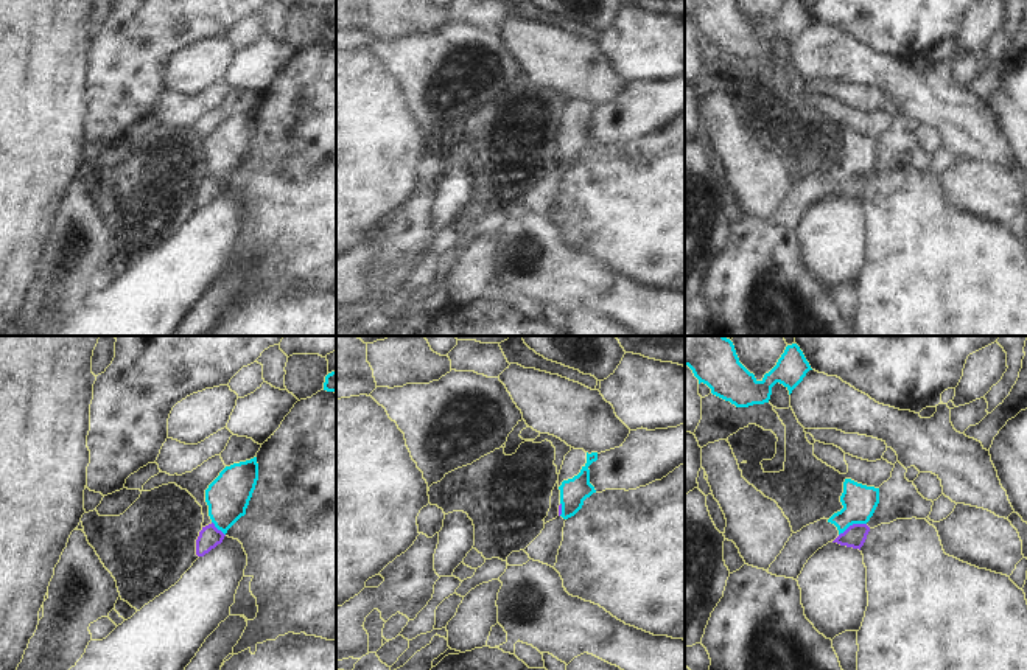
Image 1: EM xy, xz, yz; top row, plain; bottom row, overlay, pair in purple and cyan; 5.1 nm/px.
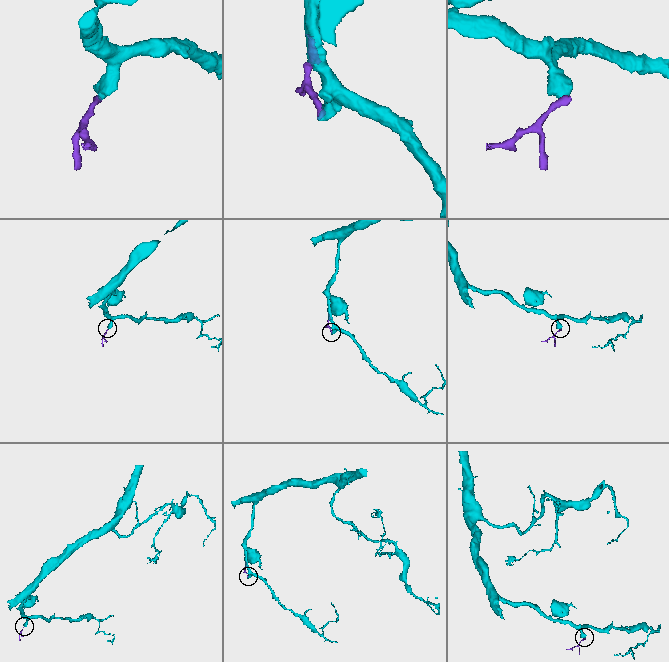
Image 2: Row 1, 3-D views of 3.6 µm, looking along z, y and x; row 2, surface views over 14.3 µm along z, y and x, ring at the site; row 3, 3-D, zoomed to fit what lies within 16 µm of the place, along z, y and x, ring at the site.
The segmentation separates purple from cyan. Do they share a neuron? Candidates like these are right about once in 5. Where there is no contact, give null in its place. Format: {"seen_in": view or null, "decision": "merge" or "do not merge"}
{"seen_in": "yz", "decision": "do not merge"}

